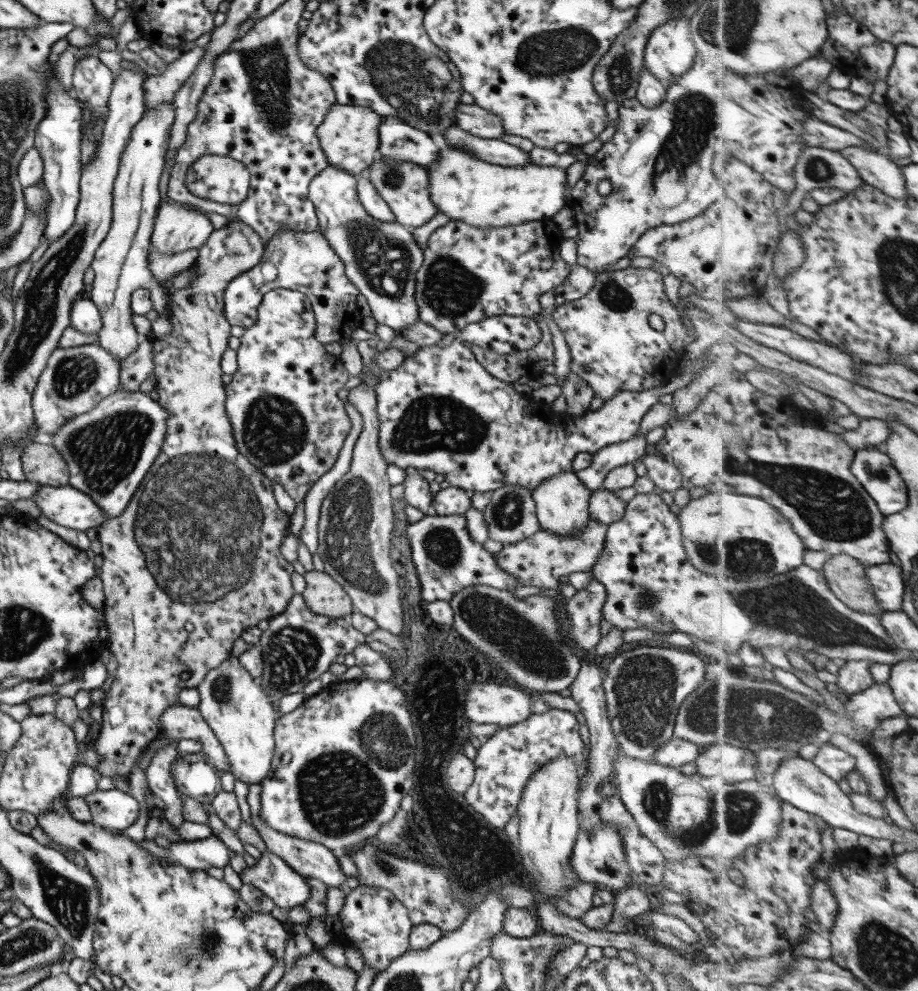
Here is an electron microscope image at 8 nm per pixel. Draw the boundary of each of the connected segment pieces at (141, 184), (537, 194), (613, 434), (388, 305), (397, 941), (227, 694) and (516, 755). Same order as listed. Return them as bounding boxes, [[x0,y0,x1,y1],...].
[[86,104,174,364],[428,148,570,227],[375,339,702,493],[308,164,424,332],[340,884,414,973],[196,655,280,785],[464,709,589,829]]

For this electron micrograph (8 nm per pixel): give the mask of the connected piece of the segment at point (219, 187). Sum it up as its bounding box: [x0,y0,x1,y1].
[186,154,250,207]

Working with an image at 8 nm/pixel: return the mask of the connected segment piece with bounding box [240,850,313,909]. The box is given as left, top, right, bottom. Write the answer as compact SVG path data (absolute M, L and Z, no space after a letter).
M268 850L261 854L253 866L247 865L240 878L242 884L258 888L284 909L304 904L310 898L310 884L313 883Z

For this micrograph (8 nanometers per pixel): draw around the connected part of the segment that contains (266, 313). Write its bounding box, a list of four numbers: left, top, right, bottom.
[225,288,352,501]

